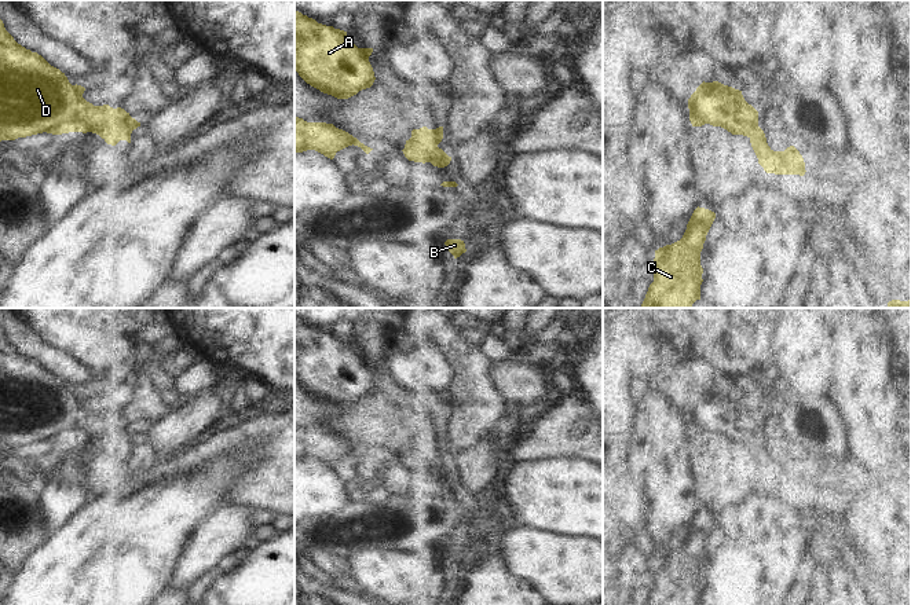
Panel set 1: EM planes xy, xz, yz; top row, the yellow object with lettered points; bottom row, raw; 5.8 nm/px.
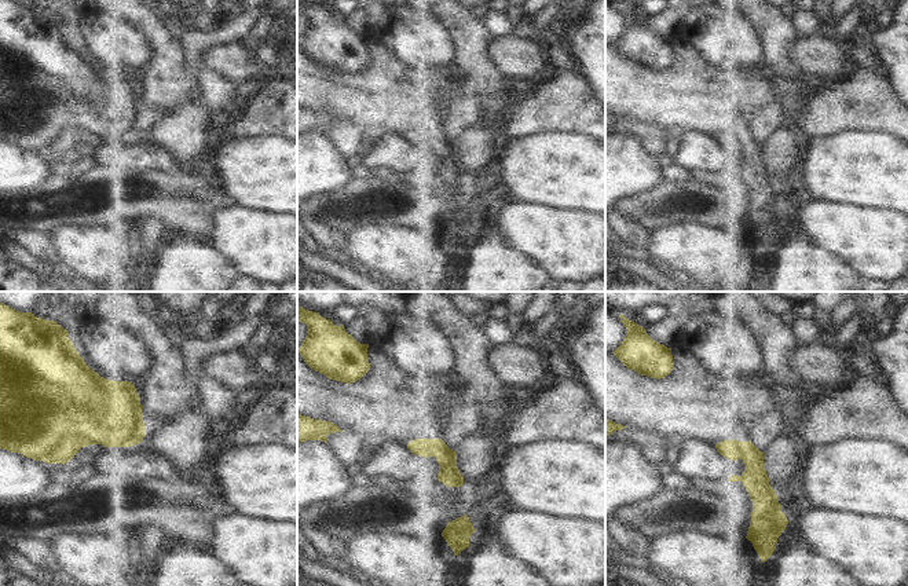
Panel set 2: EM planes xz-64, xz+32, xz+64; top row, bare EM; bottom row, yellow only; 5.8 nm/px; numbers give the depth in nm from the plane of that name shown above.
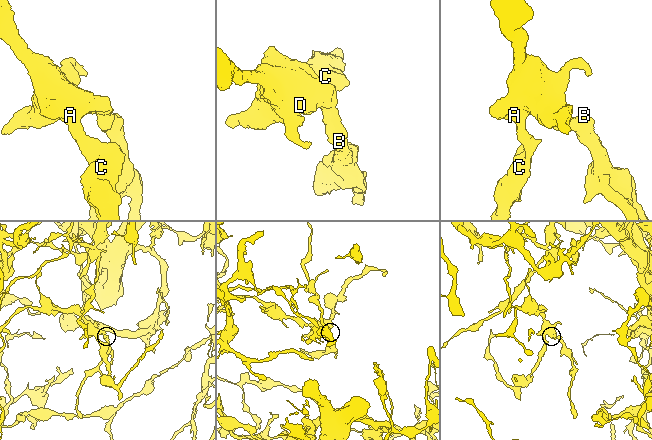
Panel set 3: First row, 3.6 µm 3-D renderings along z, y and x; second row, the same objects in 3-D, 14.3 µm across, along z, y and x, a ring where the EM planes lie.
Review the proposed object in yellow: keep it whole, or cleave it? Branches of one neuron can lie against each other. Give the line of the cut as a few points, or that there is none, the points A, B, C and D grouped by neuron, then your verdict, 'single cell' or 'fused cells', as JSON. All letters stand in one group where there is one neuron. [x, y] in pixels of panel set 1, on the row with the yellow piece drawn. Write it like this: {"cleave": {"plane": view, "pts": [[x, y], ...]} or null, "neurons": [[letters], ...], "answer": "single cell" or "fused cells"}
{"cleave": null, "neurons": [["A", "B", "C", "D"]], "answer": "single cell"}

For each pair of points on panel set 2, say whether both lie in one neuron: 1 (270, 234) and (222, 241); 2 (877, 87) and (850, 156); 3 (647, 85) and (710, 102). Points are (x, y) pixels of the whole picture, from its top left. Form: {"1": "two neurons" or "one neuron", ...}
{"1": "one neuron", "2": "two neurons", "3": "one neuron"}

